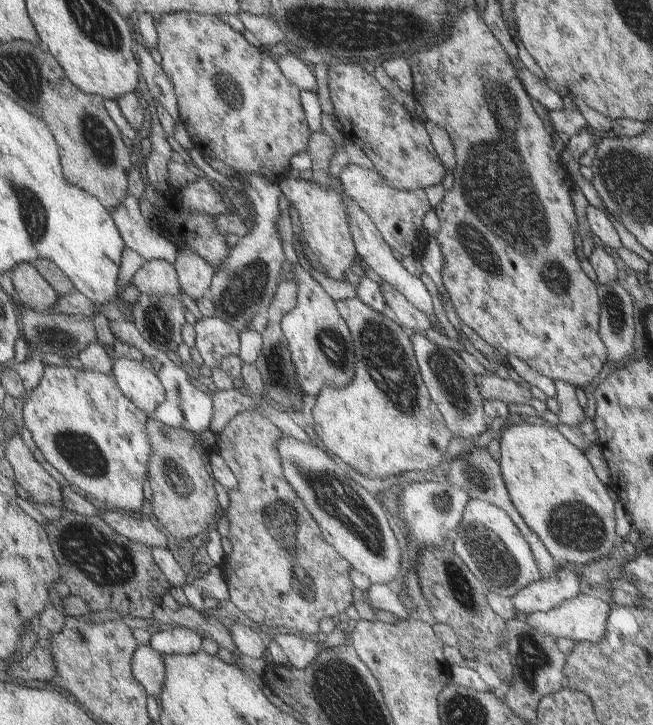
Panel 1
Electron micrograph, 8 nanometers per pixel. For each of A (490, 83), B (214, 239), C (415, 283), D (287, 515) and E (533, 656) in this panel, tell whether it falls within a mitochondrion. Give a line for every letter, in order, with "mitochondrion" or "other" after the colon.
A: mitochondrion
B: other
C: other
D: mitochondrion
E: mitochondrion

